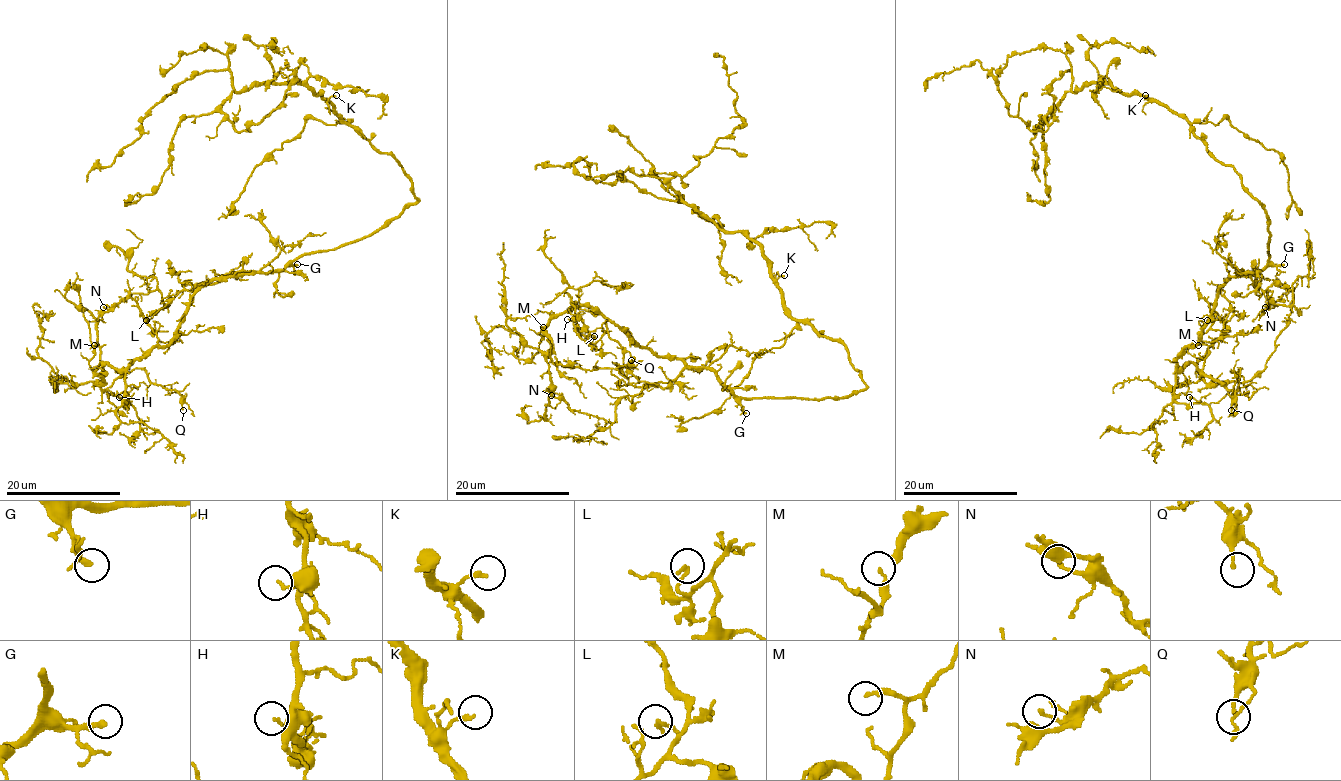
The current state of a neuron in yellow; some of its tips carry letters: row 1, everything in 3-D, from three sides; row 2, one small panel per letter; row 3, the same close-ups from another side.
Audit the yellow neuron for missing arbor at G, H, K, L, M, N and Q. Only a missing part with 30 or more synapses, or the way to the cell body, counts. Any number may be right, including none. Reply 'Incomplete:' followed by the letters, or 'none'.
Incomplete: G

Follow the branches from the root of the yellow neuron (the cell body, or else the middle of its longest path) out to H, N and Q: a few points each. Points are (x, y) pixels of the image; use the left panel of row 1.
H: (402, 212), (282, 270), (210, 278), (176, 335), (129, 367), (127, 402), (119, 397)
N: (402, 212), (367, 235), (304, 252), (282, 270), (197, 284), (167, 305), (156, 290), (103, 307)
Q: (402, 212), (282, 270), (210, 278), (166, 345), (96, 371), (104, 390), (142, 368), (183, 410)

